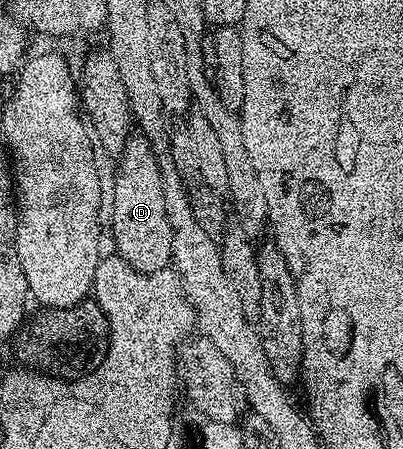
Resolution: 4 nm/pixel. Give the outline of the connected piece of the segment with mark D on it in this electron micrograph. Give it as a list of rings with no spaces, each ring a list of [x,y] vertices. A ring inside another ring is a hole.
[[[140,133],[131,134],[121,155],[116,159],[115,196],[113,198],[112,225],[109,230],[114,234],[113,250],[140,273],[165,271],[171,266],[172,225],[168,225],[168,212],[164,210],[164,185],[158,168],[158,156],[150,147],[150,142]]]

